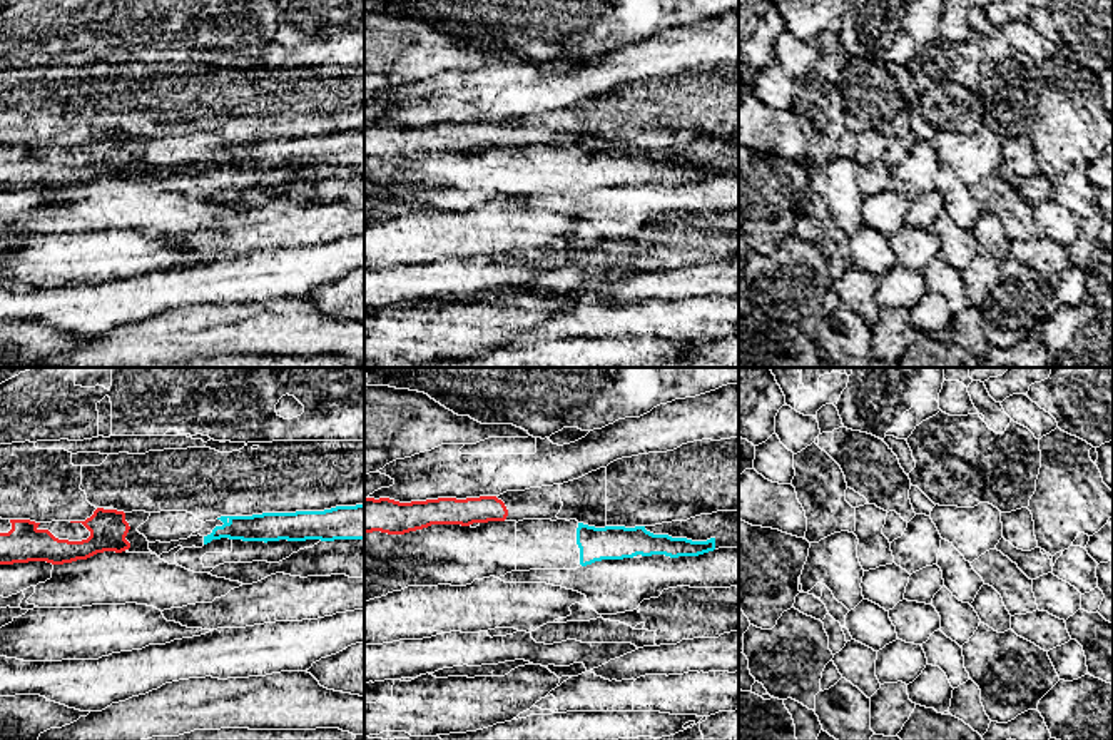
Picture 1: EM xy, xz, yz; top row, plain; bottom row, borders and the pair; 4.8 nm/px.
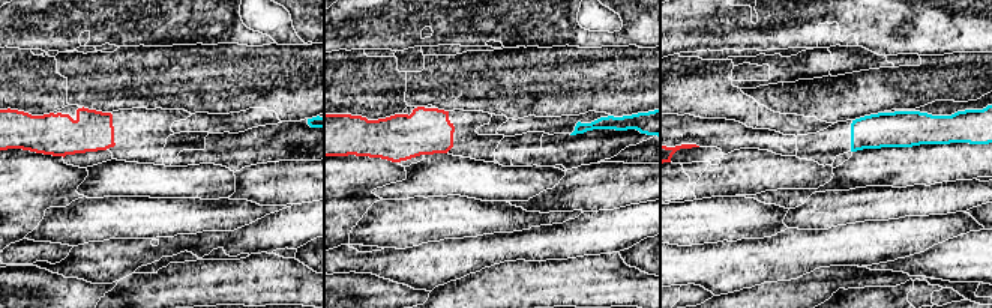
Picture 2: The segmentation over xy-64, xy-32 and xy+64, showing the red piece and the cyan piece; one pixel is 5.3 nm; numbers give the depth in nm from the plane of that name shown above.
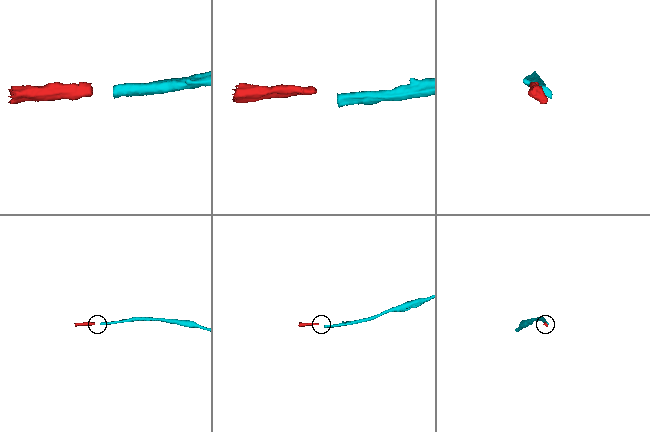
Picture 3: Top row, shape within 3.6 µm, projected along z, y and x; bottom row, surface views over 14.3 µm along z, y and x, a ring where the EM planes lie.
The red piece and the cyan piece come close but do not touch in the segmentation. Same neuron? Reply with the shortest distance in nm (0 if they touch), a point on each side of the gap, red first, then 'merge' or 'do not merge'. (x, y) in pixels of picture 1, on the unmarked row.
340 nm apart; from red across xz (507, 141), (577, 154); do not merge

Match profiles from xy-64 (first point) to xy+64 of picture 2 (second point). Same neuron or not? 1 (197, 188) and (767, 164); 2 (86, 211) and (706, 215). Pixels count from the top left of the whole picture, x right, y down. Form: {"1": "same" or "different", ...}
{"1": "same", "2": "same"}

